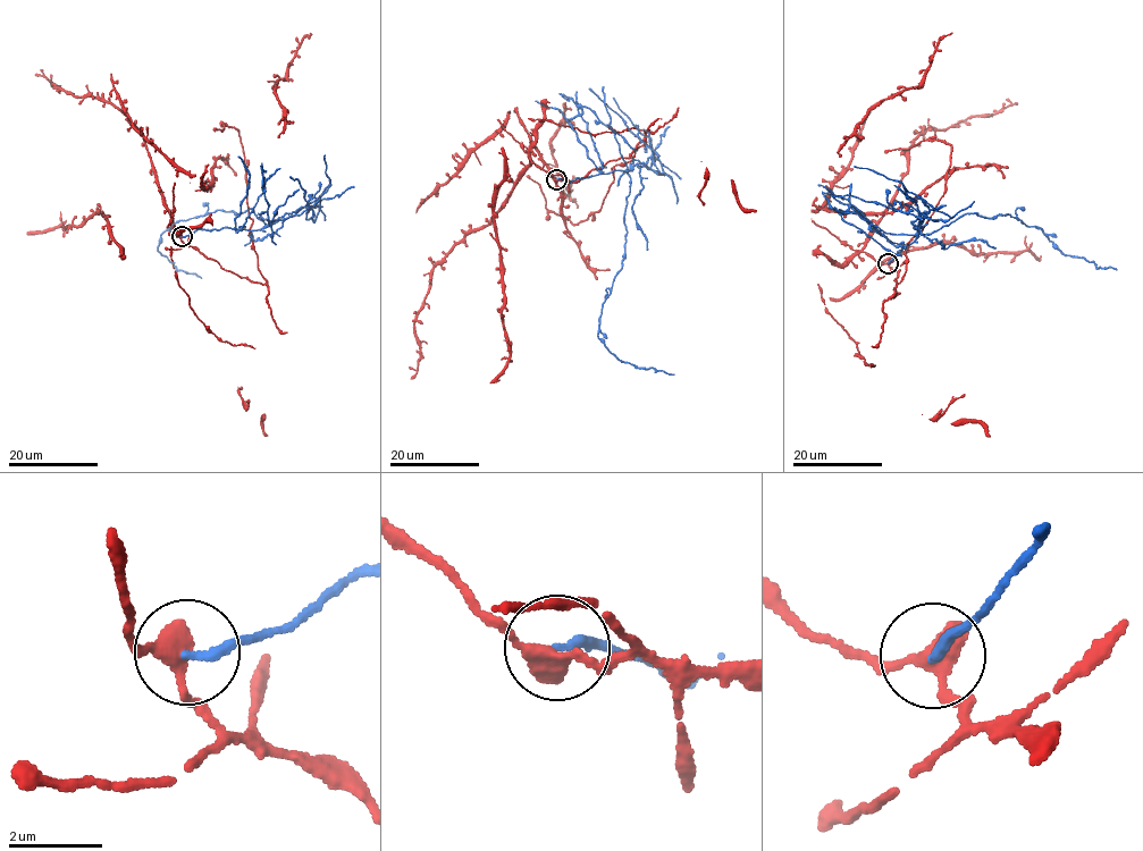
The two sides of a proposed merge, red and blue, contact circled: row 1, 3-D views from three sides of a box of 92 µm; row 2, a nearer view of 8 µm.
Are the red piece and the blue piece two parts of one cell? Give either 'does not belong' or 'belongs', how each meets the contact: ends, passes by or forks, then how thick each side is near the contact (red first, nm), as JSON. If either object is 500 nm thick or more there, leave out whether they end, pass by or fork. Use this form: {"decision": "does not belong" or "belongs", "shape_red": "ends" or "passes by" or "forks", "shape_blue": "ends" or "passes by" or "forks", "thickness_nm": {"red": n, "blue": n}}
{"decision": "does not belong", "shape_red": "passes by", "shape_blue": "ends", "thickness_nm": {"red": 400, "blue": 200}}

